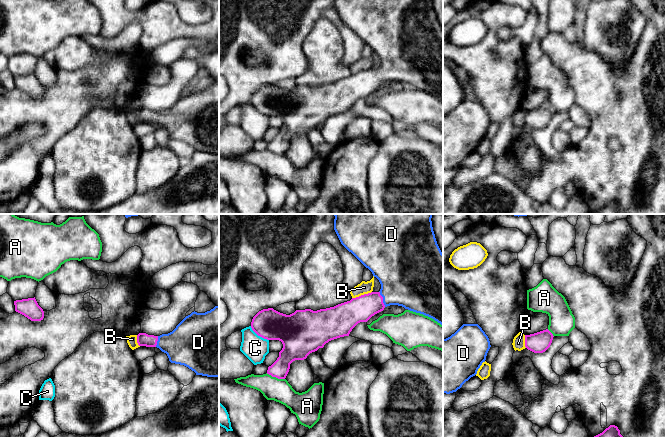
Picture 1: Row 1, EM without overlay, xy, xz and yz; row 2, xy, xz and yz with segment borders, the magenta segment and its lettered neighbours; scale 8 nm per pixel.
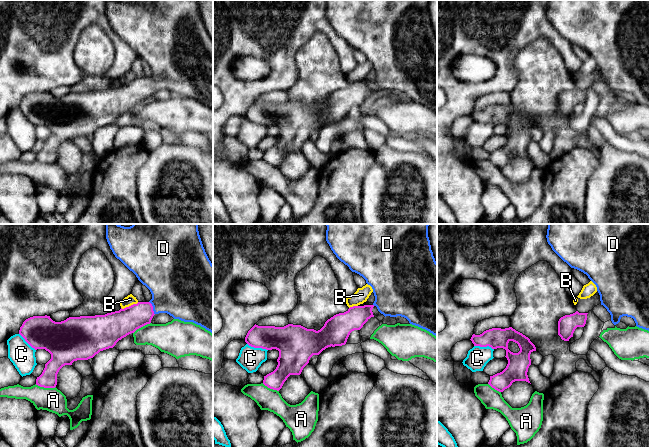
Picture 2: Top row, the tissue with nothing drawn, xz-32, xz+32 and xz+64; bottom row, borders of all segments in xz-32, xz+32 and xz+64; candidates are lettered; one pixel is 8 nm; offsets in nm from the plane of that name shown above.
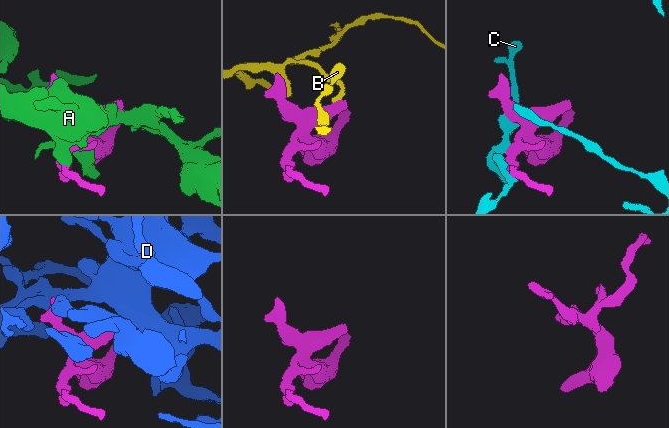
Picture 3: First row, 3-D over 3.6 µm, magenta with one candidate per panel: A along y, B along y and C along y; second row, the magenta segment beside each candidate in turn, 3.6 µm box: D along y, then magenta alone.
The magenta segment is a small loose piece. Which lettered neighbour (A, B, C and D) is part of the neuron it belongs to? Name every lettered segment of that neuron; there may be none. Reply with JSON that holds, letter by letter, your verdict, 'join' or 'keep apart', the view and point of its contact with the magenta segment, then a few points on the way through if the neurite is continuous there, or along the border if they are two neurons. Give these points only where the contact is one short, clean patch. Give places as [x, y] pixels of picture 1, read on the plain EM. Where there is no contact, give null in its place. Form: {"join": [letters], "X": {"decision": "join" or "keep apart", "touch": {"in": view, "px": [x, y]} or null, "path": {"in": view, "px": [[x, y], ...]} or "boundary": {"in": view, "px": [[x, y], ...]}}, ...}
{"join": ["D"], "A": {"decision": "keep apart", "touch": {"in": "xz", "px": [275, 152]}}, "B": {"decision": "keep apart", "touch": {"in": "xz", "px": [361, 71]}, "boundary": {"in": "xz", "px": [[371, 67], [352, 74]]}}, "C": {"decision": "keep apart", "touch": {"in": "xz", "px": [259, 111]}}, "D": {"decision": "join", "touch": {"in": "xz", "px": [382, 75]}, "path": {"in": "xz", "px": [[360, 85], [382, 75], [394, 67], [406, 55]]}}}

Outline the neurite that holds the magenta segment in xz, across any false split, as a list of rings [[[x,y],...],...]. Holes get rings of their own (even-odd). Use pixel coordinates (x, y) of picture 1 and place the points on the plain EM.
[[[334,0],[334,6],[341,20],[379,56],[381,65],[379,68],[364,70],[334,83],[317,87],[296,86],[290,91],[273,84],[259,87],[252,95],[252,106],[264,115],[279,116],[283,120],[279,133],[268,143],[267,150],[272,153],[285,155],[293,137],[306,135],[310,129],[323,124],[331,116],[349,112],[358,99],[367,98],[390,81],[402,82],[443,101],[443,29],[437,20],[432,0]]]

